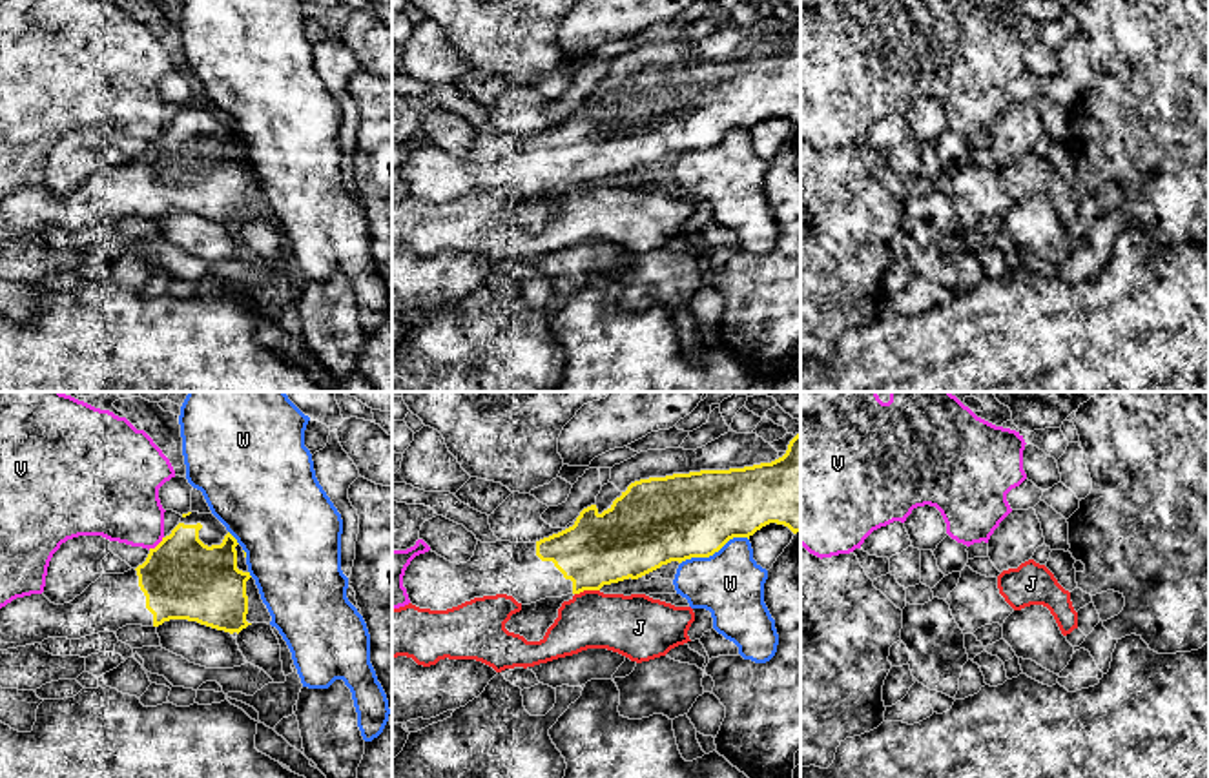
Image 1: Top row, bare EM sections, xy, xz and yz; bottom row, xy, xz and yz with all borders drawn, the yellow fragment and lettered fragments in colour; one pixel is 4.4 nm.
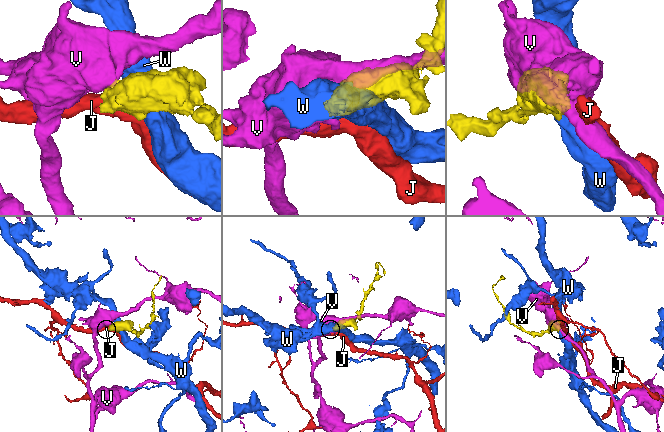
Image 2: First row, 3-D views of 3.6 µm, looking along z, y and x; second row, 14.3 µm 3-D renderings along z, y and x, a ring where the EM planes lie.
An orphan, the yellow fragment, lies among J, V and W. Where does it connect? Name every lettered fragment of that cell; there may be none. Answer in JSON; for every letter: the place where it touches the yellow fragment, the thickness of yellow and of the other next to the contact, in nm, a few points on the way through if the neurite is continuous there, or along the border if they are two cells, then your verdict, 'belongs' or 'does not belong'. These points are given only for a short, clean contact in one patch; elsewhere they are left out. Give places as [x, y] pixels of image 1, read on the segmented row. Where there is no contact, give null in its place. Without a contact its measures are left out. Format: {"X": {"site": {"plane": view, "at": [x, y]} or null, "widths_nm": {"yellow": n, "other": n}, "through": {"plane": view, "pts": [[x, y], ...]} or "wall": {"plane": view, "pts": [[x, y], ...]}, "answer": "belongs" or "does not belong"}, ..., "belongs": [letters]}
{"J": {"site": {"plane": "xz", "at": [586, 589]}, "widths_nm": {"yellow": 320, "other": 260}, "wall": {"plane": "xz", "pts": [[599, 589], [584, 589], [575, 594]]}, "answer": "does not belong"}, "V": {"site": {"plane": "xy", "at": [157, 545]}, "widths_nm": {"yellow": 360, "other": 340}, "wall": {"plane": "xy", "pts": [[163, 536], [148, 549]]}, "answer": "does not belong"}, "W": {"site": {"plane": "xz", "at": [713, 552]}, "widths_nm": {"yellow": 380, "other": 300}, "answer": "does not belong"}, "belongs": []}

